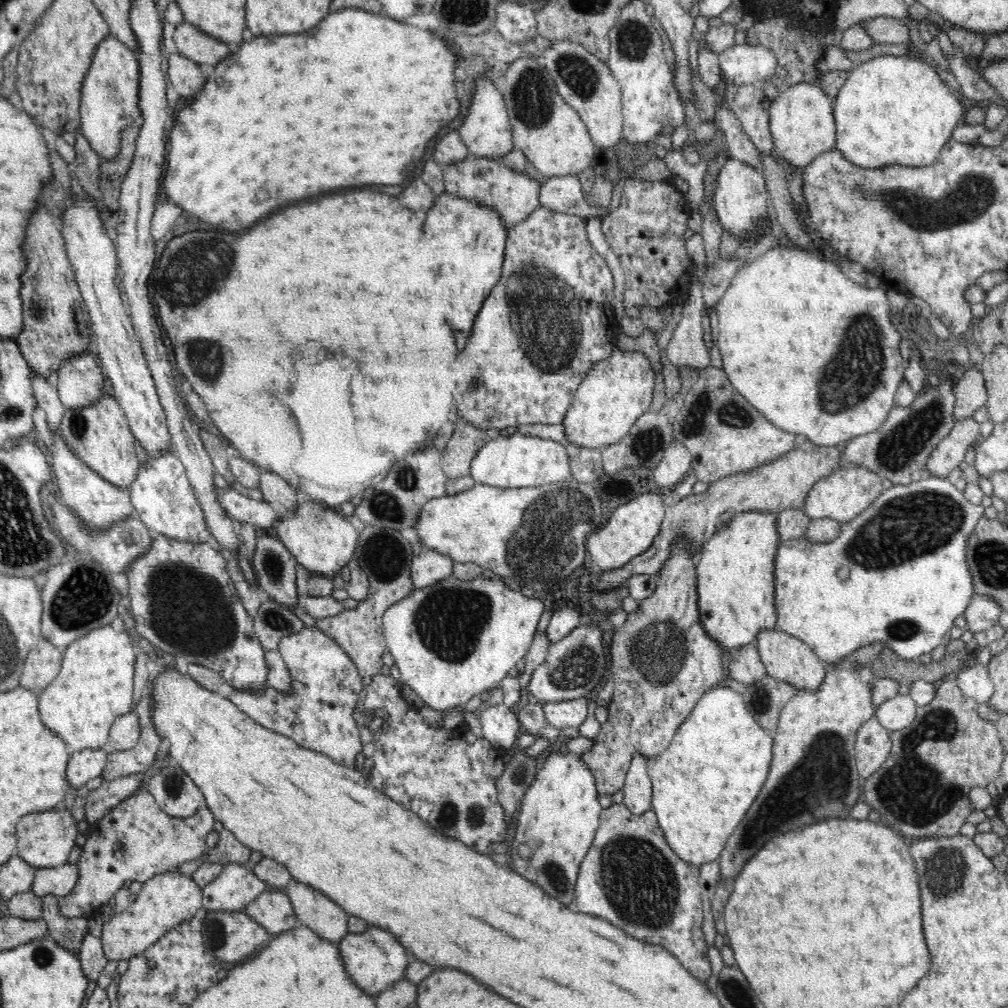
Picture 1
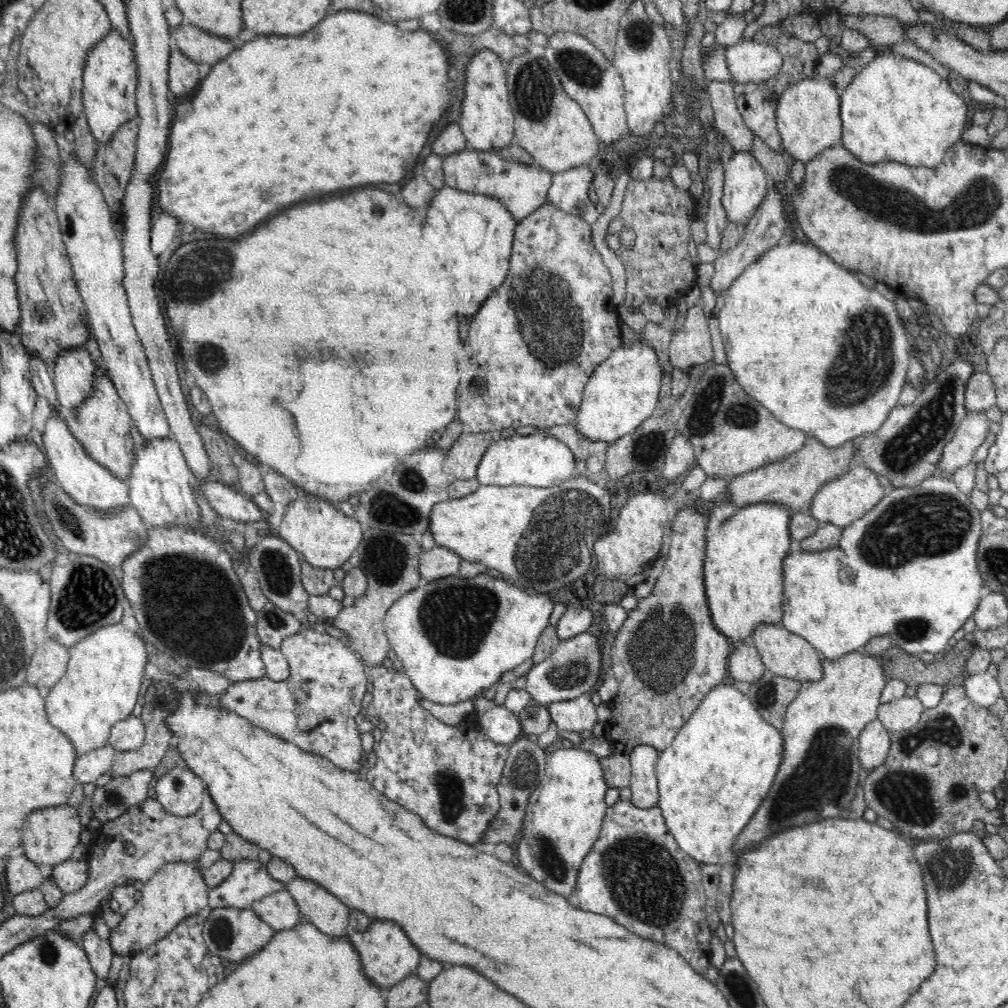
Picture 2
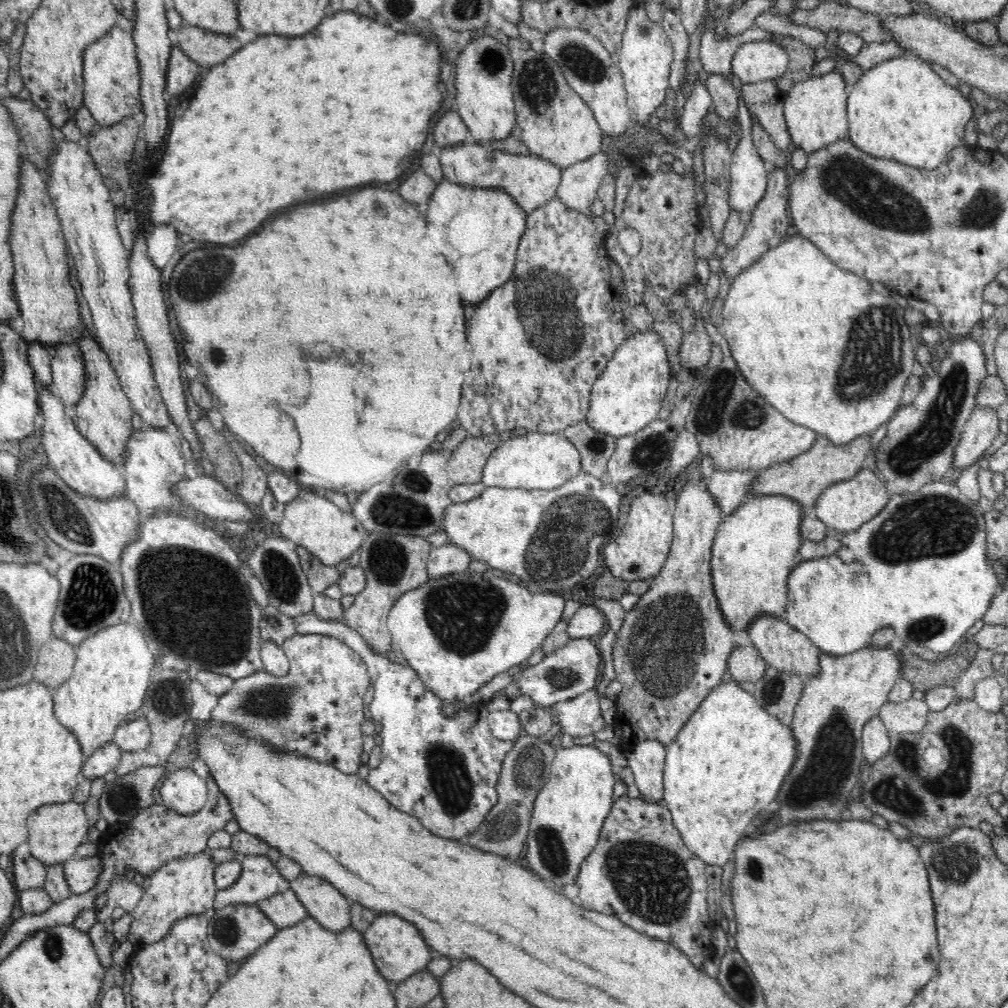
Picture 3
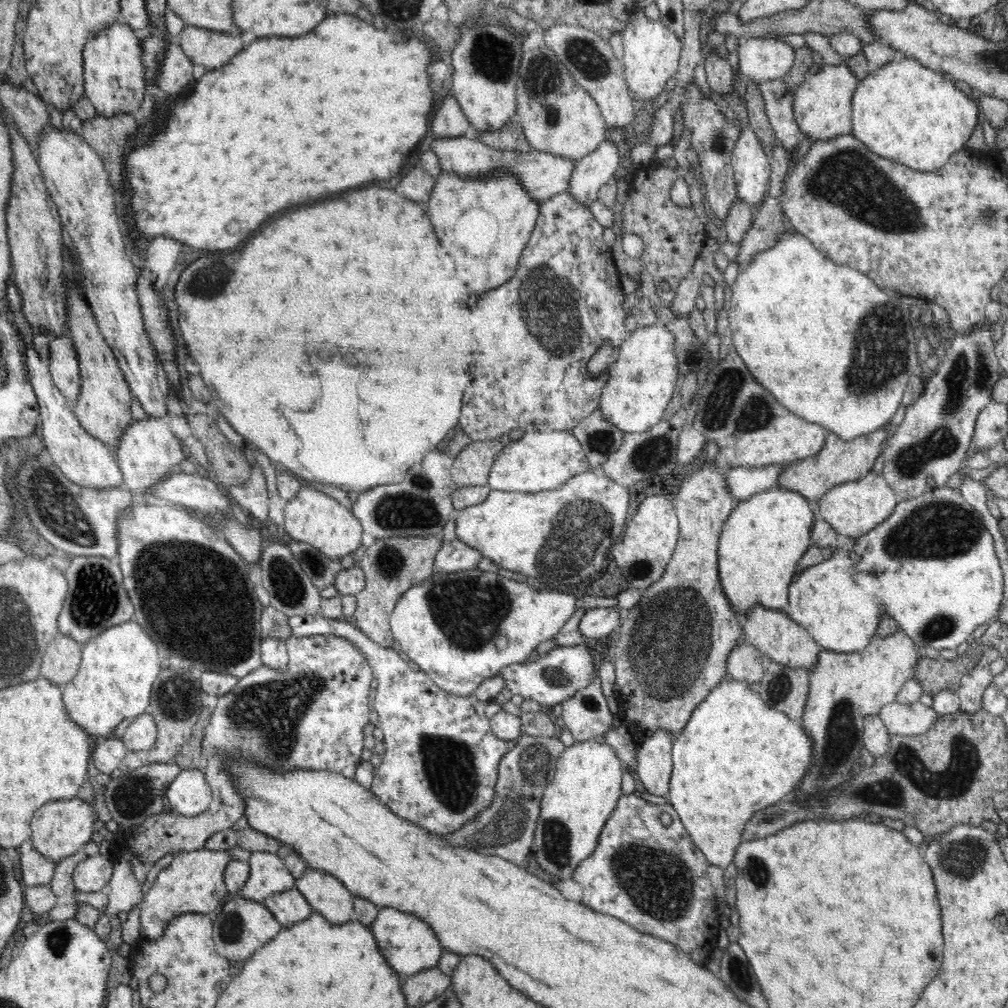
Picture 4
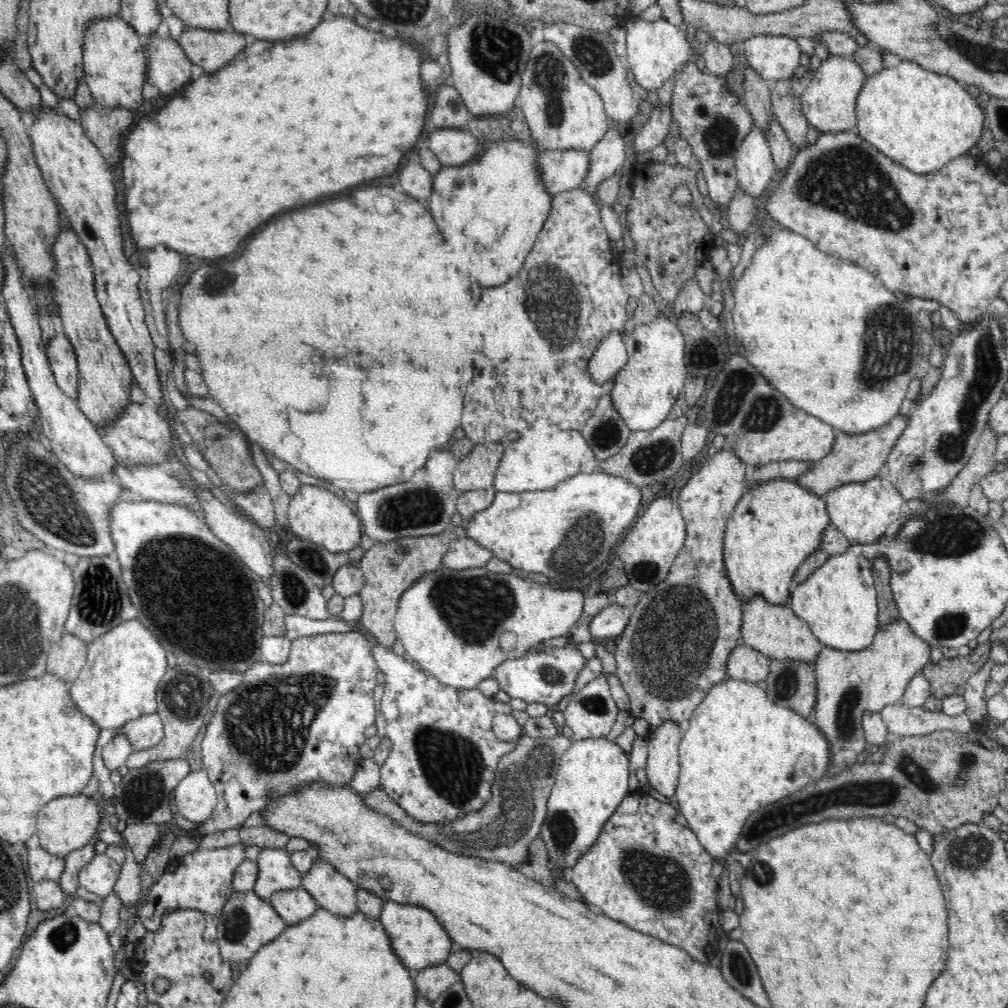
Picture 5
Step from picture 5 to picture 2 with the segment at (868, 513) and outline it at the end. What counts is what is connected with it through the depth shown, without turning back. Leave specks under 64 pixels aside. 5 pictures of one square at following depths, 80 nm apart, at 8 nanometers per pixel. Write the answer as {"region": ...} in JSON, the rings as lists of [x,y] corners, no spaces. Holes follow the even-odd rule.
{"region":[[[853,465],[844,476],[834,478],[818,488],[808,512],[820,523],[828,522],[844,529],[858,518],[862,518],[866,512],[870,512],[884,498],[886,491],[887,488],[882,486],[879,476],[874,471],[866,466]]]}

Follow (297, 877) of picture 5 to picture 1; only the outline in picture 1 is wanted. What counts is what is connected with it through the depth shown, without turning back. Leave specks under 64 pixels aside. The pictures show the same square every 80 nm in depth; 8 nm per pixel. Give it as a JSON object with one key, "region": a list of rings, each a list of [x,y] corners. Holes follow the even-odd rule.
{"region":[[[227,863],[220,876],[202,888],[202,906],[207,911],[244,911],[266,890],[268,885],[254,875],[252,868]]]}

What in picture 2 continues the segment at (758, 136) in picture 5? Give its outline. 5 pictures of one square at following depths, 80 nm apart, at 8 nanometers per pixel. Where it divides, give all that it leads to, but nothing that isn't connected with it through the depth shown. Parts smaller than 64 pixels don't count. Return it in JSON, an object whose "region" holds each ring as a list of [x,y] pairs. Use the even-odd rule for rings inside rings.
{"region":[[[750,151],[734,152],[724,167],[723,206],[729,222],[743,228],[764,202],[770,180]]]}

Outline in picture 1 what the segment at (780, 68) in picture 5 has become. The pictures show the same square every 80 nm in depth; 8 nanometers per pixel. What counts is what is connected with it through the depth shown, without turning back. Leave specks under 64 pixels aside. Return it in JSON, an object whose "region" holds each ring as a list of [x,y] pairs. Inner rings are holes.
{"region":[[[735,44],[719,55],[726,80],[736,86],[761,85],[774,74],[778,64],[778,57],[762,45]]]}

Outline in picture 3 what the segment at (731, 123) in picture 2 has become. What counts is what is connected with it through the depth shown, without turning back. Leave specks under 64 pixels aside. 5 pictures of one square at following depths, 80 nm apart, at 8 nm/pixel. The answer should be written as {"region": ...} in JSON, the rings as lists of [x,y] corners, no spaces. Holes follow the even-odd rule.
{"region":[[[708,73],[705,82],[712,95],[712,106],[726,122],[738,121],[738,91],[730,78],[720,73]]]}

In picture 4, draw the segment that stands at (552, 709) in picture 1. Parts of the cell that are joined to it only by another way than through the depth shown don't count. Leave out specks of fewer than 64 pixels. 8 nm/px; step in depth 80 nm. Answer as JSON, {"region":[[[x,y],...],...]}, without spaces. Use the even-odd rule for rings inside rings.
{"region":[[[598,676],[561,705],[563,728],[571,731],[578,742],[593,739],[613,728],[614,717],[602,693],[602,682]]]}

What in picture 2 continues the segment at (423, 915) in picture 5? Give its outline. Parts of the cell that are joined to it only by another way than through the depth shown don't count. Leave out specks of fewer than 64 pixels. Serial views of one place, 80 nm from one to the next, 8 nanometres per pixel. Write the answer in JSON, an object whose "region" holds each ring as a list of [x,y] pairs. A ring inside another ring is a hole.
{"region":[[[376,919],[373,920],[364,930],[352,930],[348,932],[349,940],[356,947],[358,955],[360,955],[360,963],[362,963],[362,971],[364,975],[378,985],[378,989],[385,992],[391,986],[402,982],[404,978],[414,973],[420,964],[420,951],[416,949],[416,945],[412,943],[409,935],[406,934],[402,927],[394,924],[392,920]]]}

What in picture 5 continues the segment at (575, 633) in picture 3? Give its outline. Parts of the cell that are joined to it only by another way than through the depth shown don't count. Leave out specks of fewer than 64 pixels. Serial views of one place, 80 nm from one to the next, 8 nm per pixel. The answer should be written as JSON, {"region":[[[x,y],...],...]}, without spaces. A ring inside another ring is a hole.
{"region":[[[612,602],[606,608],[600,610],[592,618],[592,622],[588,624],[592,637],[605,638],[611,642],[617,639],[628,624],[631,611],[632,609],[629,607],[623,607],[616,602]]]}

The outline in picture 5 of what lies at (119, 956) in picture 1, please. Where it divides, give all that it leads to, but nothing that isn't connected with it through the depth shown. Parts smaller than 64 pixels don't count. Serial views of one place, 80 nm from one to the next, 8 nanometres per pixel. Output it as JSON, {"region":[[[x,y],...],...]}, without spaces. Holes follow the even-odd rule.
{"region":[[[239,843],[224,848],[198,848],[177,858],[174,872],[165,871],[149,890],[147,903],[138,911],[140,921],[147,931],[157,931],[161,927],[163,914],[170,909],[192,909],[216,915],[223,910],[228,897],[233,893],[232,874],[246,860],[246,845]]]}

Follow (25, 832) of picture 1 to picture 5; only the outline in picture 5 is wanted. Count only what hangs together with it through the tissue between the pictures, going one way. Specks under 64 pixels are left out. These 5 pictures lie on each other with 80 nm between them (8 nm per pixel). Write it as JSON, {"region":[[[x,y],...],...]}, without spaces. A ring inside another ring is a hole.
{"region":[[[64,796],[48,802],[36,820],[36,834],[38,834],[40,847],[54,856],[66,856],[69,852],[85,847],[95,837],[98,830],[98,804],[88,796]]]}

